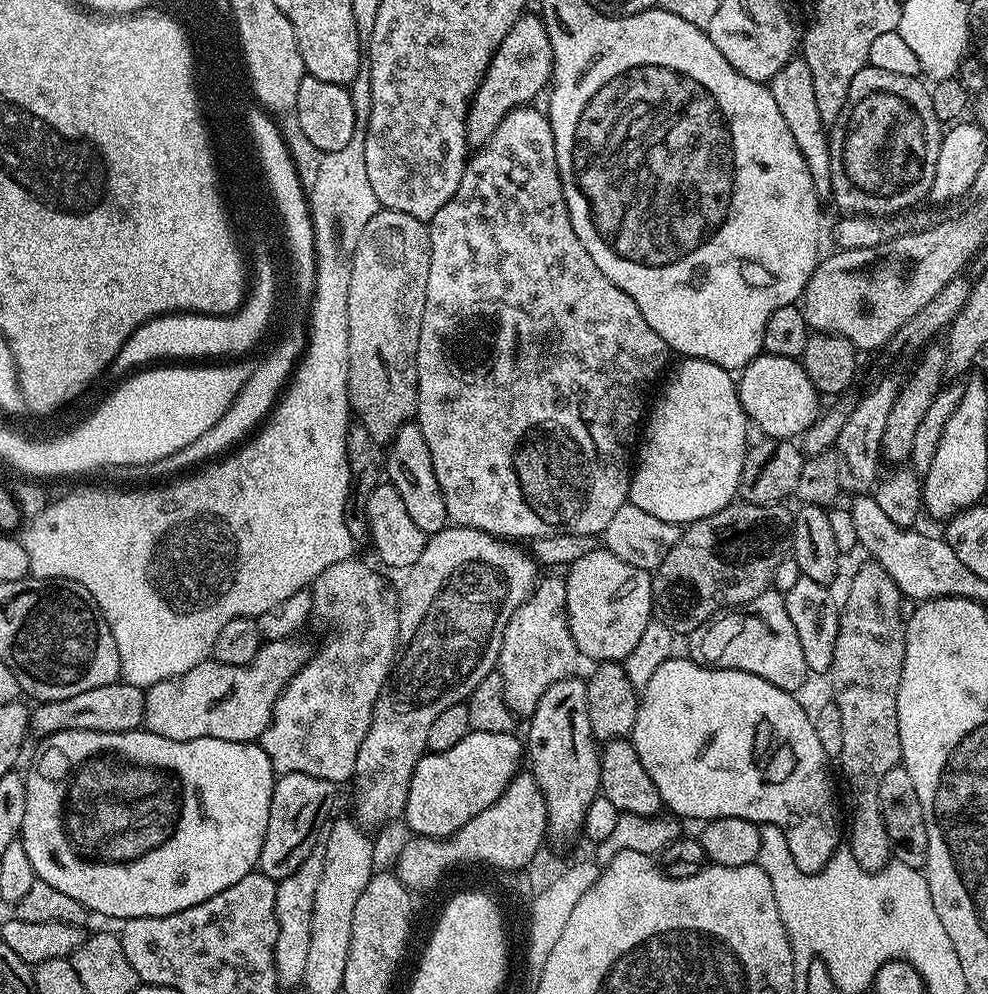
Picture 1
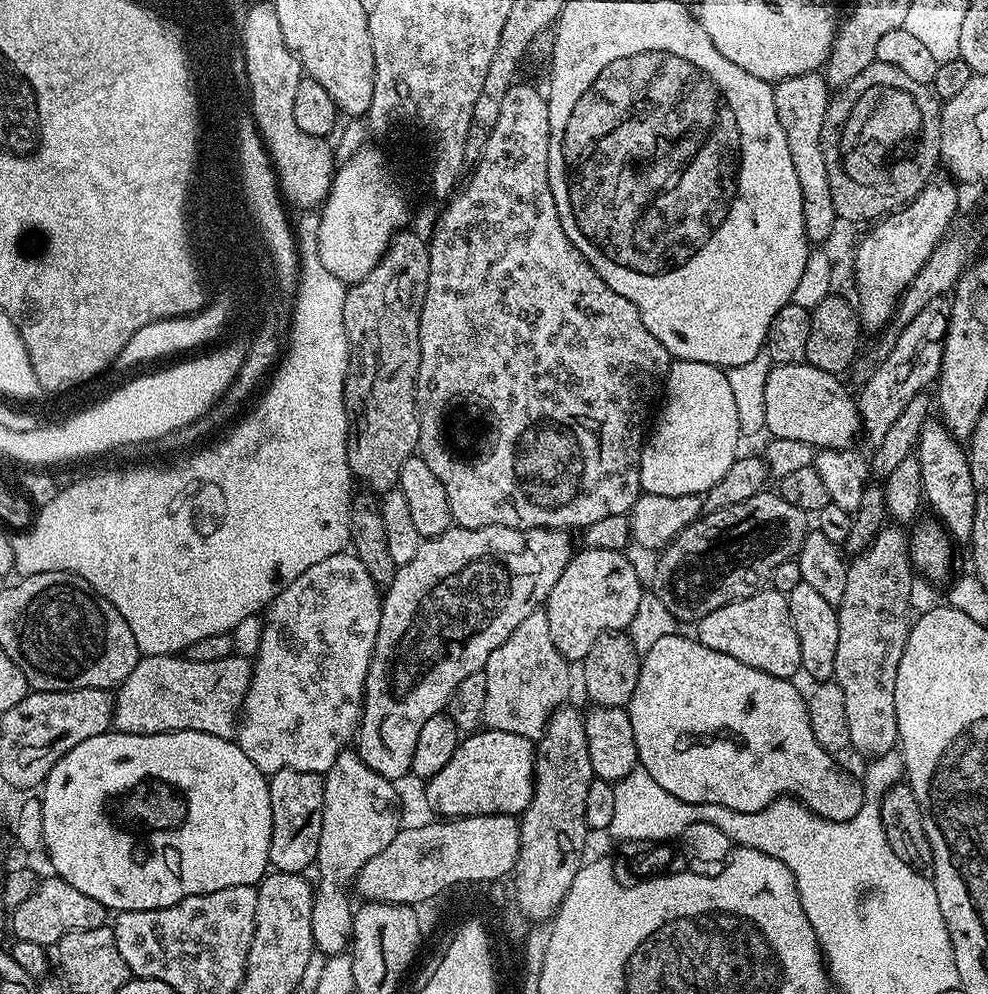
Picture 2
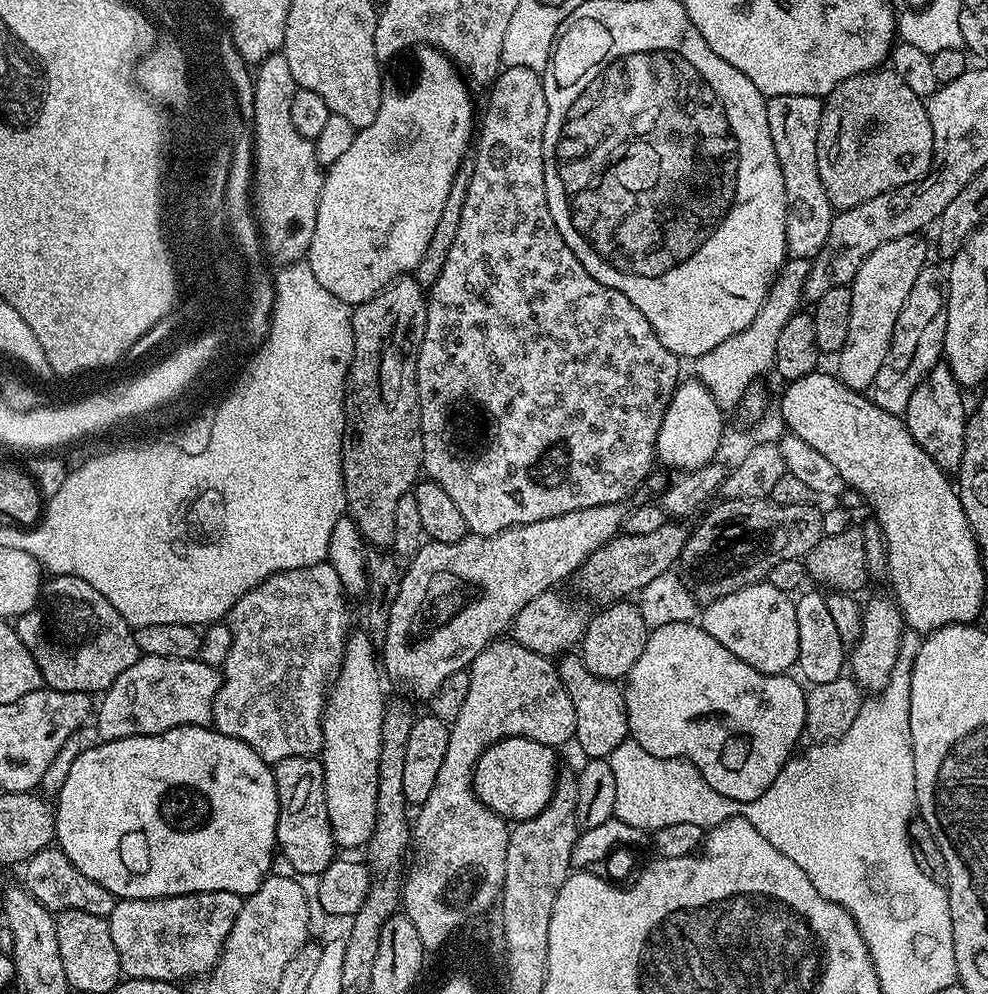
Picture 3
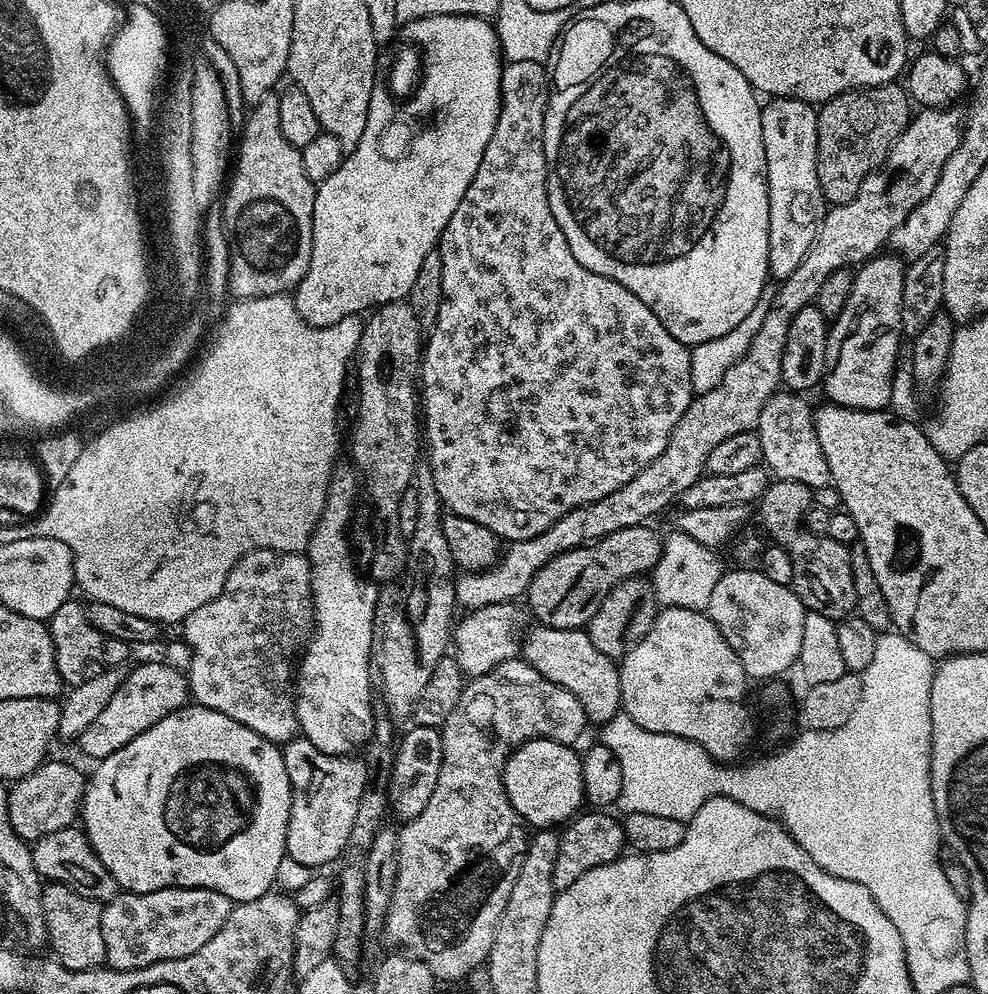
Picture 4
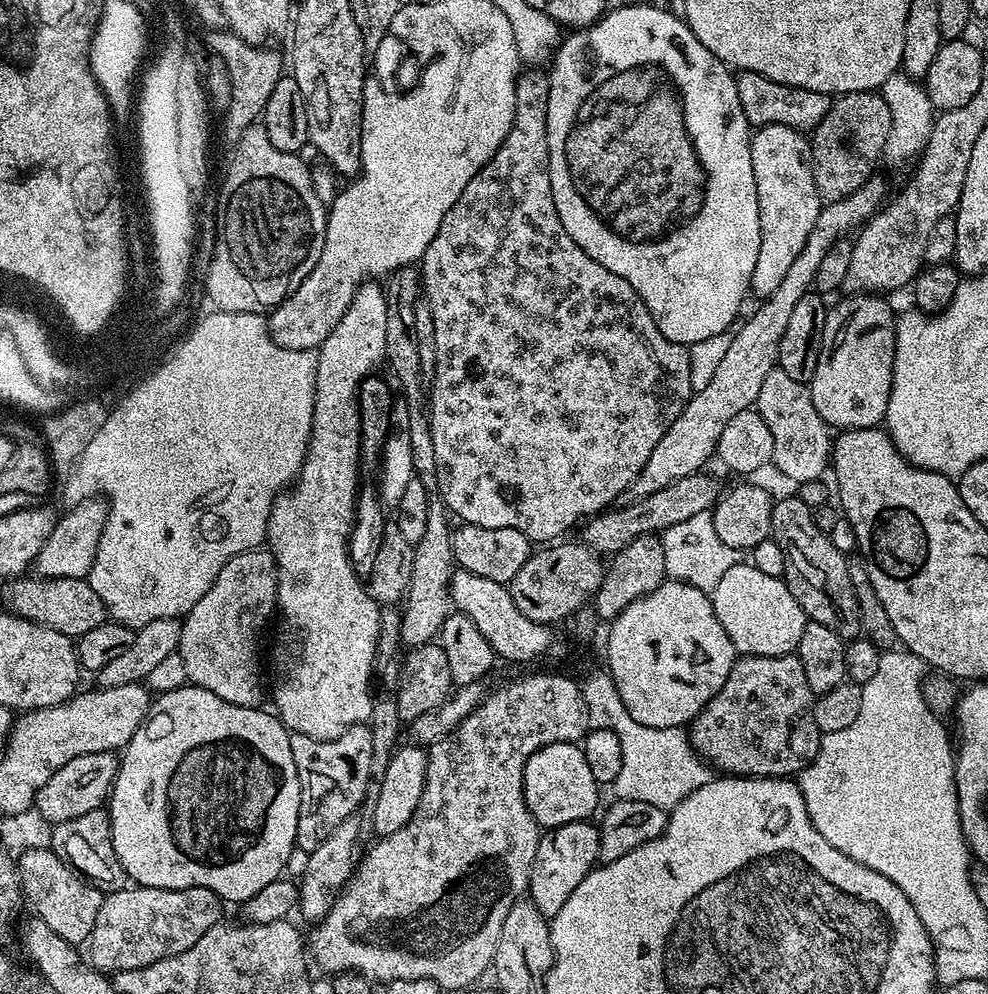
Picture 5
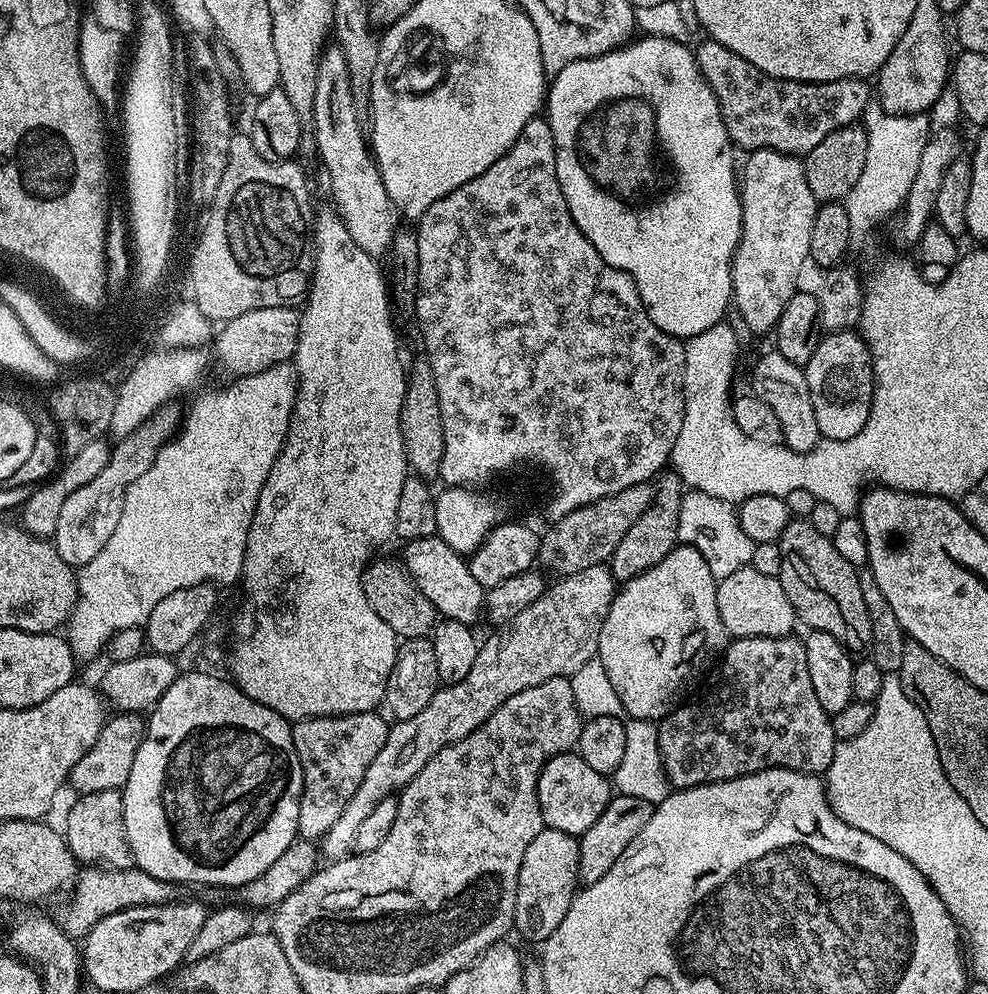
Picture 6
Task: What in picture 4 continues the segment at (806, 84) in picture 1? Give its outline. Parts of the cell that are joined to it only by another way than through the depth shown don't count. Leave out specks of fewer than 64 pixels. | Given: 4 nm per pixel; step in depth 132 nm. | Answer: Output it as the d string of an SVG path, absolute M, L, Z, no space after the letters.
M789 96L769 99L761 107L762 146L766 146L766 178L768 179L768 197L770 198L770 238L768 239L768 275L779 282L790 278L798 270L798 262L806 258L810 246L816 237L820 219L826 211L826 201L822 186L818 182L816 151L818 150L817 109L804 100L795 100Z

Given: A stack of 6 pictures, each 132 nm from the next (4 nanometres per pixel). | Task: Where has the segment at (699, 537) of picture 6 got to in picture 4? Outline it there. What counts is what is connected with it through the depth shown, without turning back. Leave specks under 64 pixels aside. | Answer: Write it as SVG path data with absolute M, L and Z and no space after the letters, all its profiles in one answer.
M672 530L669 536L665 535L661 557L650 572L657 605L695 612L704 612L708 609L710 593L714 591L714 586L718 586L718 578L726 571L726 565L716 556L719 555L713 549L702 546L702 542L694 542L690 534Z

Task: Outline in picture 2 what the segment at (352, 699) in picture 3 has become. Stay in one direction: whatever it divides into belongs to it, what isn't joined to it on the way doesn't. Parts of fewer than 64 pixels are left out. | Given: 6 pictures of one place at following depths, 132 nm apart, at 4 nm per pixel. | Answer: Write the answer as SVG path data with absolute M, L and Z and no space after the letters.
M356 750L340 754L324 776L324 808L320 812L322 822L314 865L315 871L320 871L320 888L318 884L312 898L312 933L315 951L325 952L328 957L341 955L352 938L354 903L349 885L355 881L358 870L374 854L382 854L400 833L402 821L396 788L393 781L370 770Z

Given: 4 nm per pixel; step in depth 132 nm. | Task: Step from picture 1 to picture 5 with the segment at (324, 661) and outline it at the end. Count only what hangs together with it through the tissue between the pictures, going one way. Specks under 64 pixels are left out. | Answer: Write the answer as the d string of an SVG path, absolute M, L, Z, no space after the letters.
M263 547L250 548L246 552L239 552L234 558L230 558L230 562L226 562L226 566L222 566L222 570L218 570L218 578L214 578L214 586L210 586L210 590L206 590L206 594L202 594L202 598L198 598L198 602L194 602L194 606L183 617L181 623L181 638L179 645L179 653L182 662L186 662L186 674L188 675L188 684L201 688L202 690L210 690L210 694L214 694L218 698L222 698L222 702L230 702L234 706L246 706L247 708L255 708L261 703L260 699L265 699L266 688L260 685L260 639L264 636L264 627L268 624L272 612L277 611L276 607L276 578L278 569L276 559L273 558L271 551L265 550Z

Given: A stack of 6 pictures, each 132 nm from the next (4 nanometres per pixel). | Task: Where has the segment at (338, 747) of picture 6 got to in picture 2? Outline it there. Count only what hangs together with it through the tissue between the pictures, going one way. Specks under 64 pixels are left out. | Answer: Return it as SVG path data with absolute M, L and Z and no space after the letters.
M278 770L271 773L268 782L268 793L270 794L270 810L272 811L272 837L270 838L270 854L268 855L268 863L277 872L298 872L307 873L307 868L311 869L316 863L316 855L318 854L318 838L320 837L320 823L322 822L321 810L324 808L324 776L319 772L299 772L298 770Z

